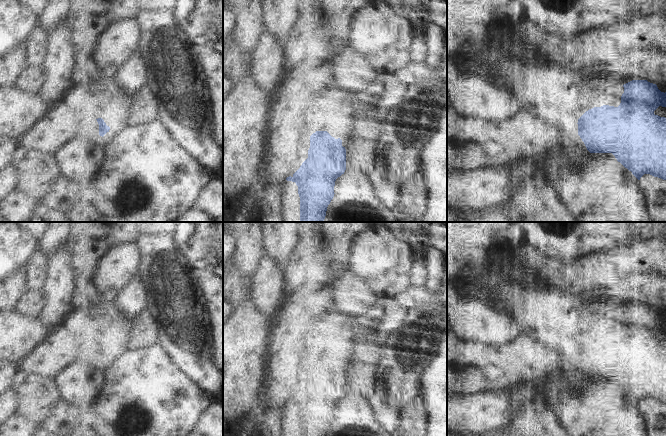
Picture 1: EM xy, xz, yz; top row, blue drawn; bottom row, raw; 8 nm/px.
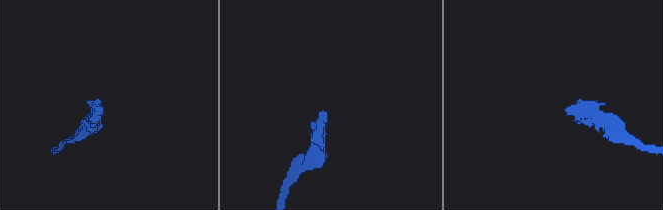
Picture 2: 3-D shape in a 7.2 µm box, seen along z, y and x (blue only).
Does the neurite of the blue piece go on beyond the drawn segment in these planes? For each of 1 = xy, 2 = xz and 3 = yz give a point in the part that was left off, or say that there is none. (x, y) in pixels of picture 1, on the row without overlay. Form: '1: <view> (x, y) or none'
1: xy (105, 322)
2: xz (335, 329)
3: yz (559, 320)

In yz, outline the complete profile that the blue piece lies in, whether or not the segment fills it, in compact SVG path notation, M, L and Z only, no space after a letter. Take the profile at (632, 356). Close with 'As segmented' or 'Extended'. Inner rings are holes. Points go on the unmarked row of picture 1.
M491 261L484 268L473 269L466 273L462 278L458 280L460 286L460 294L463 297L484 297L488 302L494 306L500 306L507 313L510 314L511 319L514 322L514 329L512 333L517 333L523 337L529 337L537 340L540 343L548 346L551 349L564 349L577 347L578 348L578 359L584 366L587 374L590 377L612 377L618 386L620 386L625 392L632 396L632 398L640 404L644 398L650 398L654 401L666 404L666 342L660 341L654 338L654 335L659 331L666 331L666 316L661 316L656 308L650 307L647 304L632 304L623 309L624 317L621 320L621 327L618 331L609 330L604 328L604 323L597 312L596 308L584 304L579 301L574 295L570 295L567 291L560 291L551 287L536 288L531 284L529 277L523 277L519 273L513 271L511 268L505 266L497 261Z. Extended.

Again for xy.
M103 299L91 305L75 306L72 314L64 320L64 326L84 341L92 341L99 348L99 359L104 360L112 351L123 349L130 339L132 319L119 307L116 301Z. Extended.

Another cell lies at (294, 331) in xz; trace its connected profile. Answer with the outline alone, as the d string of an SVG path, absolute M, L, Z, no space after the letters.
M324 222L322 235L313 242L318 246L322 260L319 284L315 287L301 287L287 294L272 325L269 326L266 374L260 388L260 395L265 399L265 413L256 426L256 436L282 436L282 408L308 382L310 360L316 356L315 346L319 342L318 322L336 307L334 281L348 270L354 237L371 229L375 224L376 222Z

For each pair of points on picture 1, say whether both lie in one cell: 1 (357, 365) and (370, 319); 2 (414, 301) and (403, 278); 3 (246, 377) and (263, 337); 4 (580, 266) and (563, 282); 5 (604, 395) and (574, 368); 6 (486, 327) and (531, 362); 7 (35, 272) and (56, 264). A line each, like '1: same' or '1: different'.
1: different
2: different
3: same
4: same
5: different
6: different
7: different

